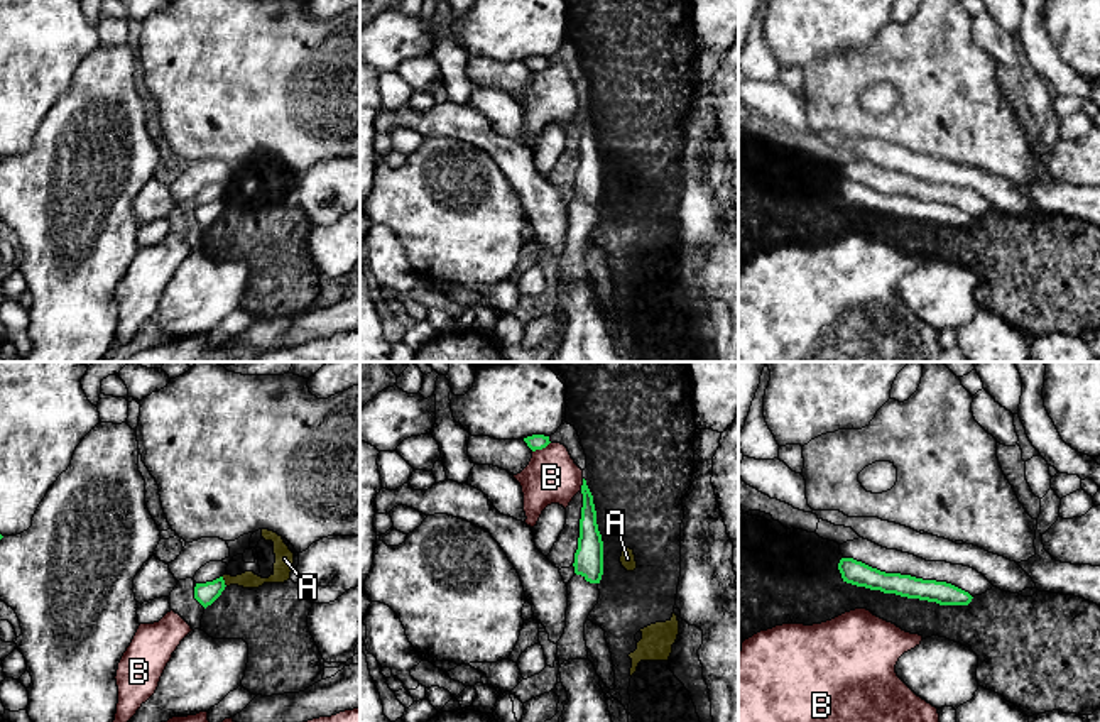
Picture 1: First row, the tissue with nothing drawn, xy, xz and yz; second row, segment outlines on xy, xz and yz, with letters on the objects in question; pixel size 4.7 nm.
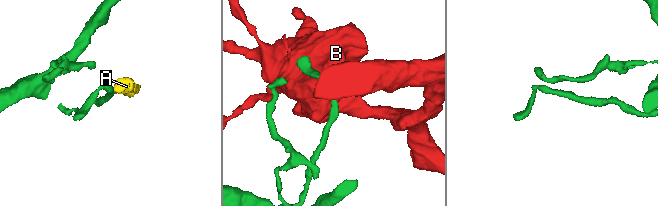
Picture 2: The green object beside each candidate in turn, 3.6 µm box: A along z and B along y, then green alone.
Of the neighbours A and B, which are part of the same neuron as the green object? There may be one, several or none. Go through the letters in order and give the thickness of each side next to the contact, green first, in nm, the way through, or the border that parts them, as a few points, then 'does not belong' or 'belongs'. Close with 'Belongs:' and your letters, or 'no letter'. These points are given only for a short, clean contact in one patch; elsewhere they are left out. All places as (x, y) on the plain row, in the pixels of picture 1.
A: calibres 100 and 80 nm; border xy (222, 198), (227, 207); does not belong
B: calibres 80 and 260 nm; does not belong
Belongs: no letter

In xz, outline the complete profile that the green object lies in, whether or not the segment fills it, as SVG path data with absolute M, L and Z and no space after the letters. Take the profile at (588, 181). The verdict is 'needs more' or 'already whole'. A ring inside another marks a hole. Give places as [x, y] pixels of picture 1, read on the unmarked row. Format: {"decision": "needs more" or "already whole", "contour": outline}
{"decision": "already whole", "contour": "M583 100L583 129L580 140L578 171L575 174L575 194L590 205L600 205L603 196L603 162L596 145L593 117Z"}

